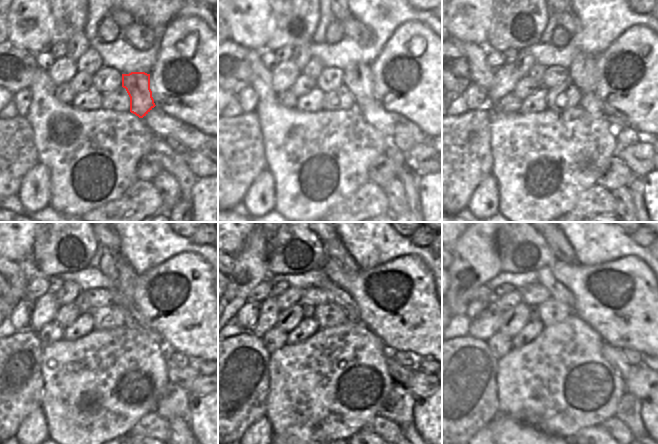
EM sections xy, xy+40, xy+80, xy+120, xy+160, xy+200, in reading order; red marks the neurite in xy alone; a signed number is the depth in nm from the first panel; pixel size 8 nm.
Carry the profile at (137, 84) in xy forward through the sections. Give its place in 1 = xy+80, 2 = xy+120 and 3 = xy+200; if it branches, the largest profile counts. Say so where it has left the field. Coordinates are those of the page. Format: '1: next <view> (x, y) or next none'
1: next xy+80 (582, 73)
2: next xy+120 (126, 282)
3: next xy+200 (557, 242)

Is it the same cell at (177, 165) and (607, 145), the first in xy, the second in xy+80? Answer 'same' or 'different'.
different

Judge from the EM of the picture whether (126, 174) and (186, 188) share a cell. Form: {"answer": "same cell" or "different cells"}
{"answer": "different cells"}

